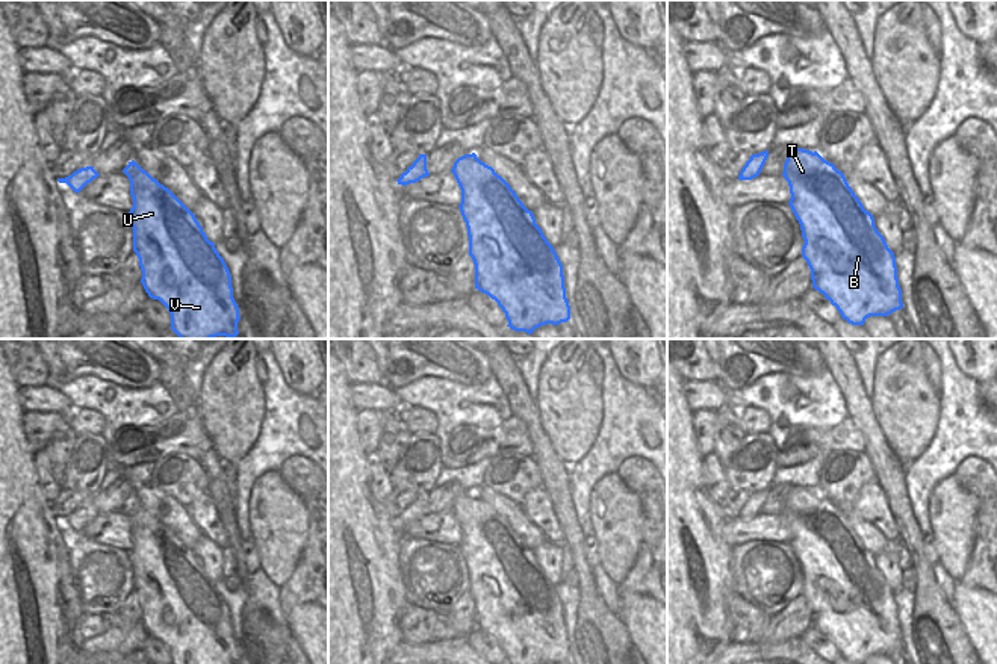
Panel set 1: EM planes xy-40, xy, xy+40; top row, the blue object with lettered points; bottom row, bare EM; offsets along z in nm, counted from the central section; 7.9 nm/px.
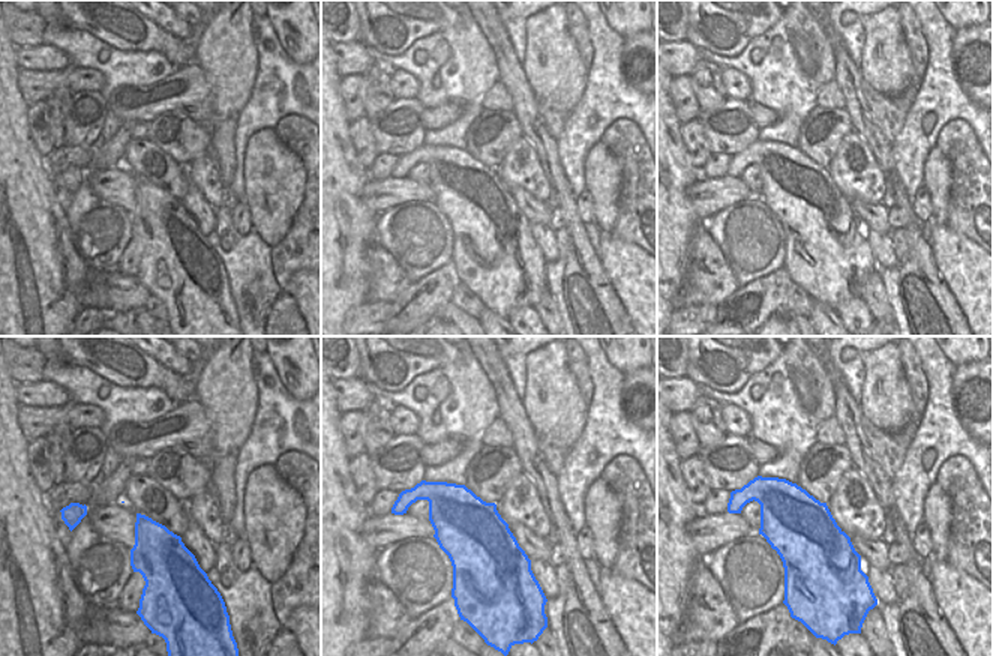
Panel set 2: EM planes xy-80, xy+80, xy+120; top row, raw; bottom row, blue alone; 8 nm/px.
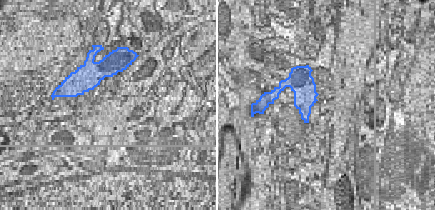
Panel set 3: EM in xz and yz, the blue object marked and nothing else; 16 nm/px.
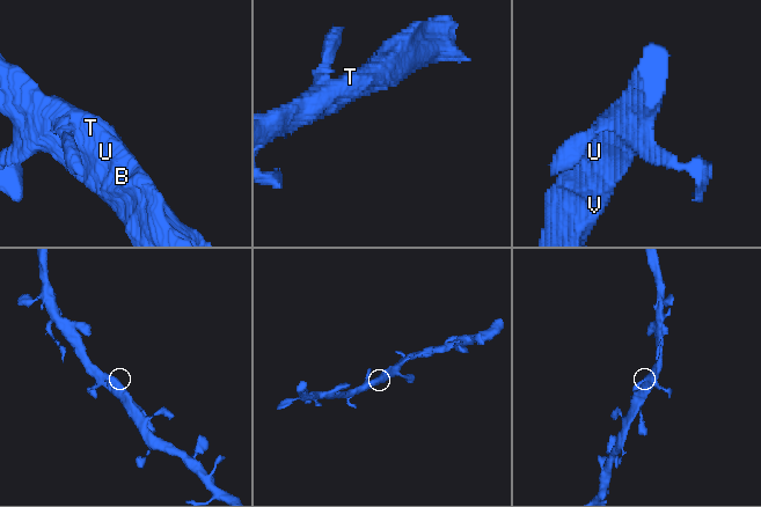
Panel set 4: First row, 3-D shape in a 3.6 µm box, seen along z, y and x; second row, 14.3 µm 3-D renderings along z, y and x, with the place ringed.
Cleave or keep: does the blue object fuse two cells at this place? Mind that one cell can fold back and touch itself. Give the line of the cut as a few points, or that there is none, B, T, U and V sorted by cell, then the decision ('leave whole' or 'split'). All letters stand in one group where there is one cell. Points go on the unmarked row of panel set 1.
no cut | B T U V | leave whole

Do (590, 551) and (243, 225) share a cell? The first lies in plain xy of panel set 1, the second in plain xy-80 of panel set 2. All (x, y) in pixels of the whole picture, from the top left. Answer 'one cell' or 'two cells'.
one cell

